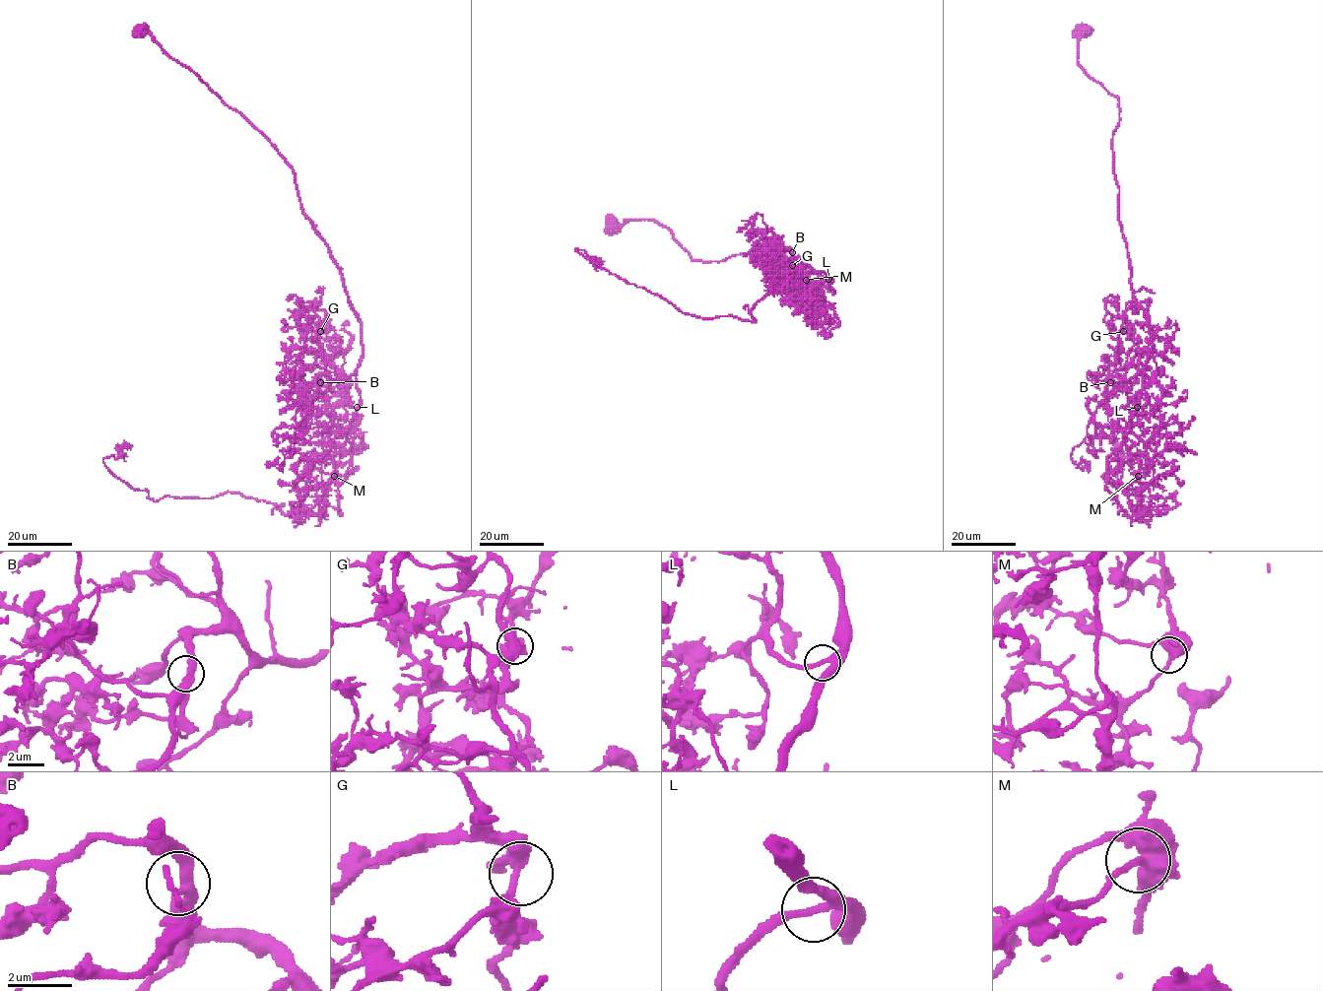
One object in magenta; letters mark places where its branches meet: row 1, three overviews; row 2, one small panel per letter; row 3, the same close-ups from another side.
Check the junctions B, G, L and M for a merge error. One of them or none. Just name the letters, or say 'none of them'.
M

